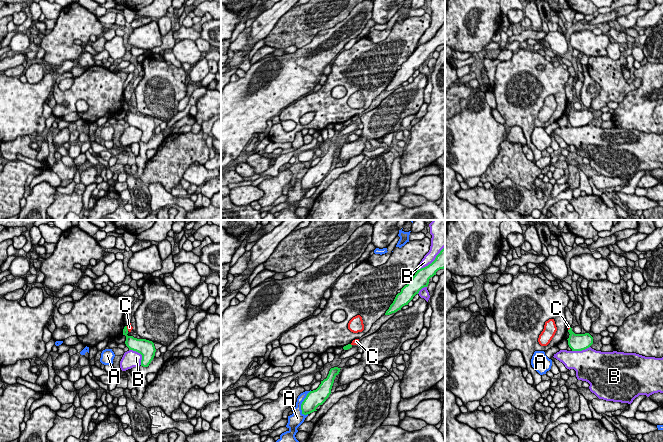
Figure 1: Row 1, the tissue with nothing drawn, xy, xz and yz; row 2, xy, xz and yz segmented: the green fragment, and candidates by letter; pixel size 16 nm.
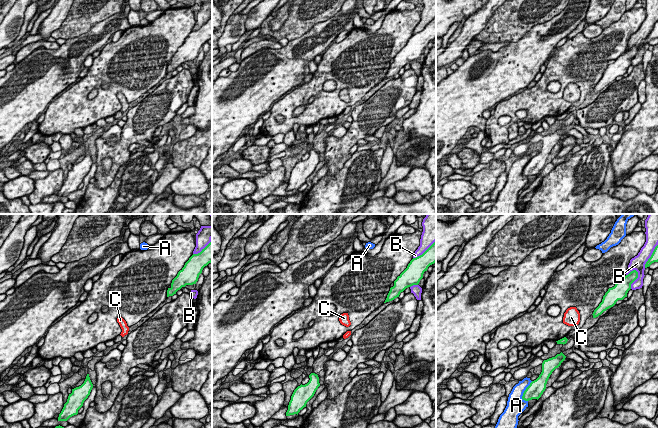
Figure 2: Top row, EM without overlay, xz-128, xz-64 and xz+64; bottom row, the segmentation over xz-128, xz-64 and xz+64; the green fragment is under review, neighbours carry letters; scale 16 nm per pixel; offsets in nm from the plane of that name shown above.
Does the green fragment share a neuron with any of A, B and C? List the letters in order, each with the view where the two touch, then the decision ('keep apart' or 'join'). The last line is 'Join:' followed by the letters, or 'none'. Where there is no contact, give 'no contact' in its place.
A: xz | keep apart
B: xy | keep apart
C: xy | keep apart
Join: none

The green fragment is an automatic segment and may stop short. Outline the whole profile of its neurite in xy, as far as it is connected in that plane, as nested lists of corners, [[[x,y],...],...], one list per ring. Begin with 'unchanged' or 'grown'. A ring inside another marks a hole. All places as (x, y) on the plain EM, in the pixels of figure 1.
unchanged | [[[127,102],[123,105],[123,111],[126,112],[125,120],[129,126],[136,127],[142,131],[141,142],[148,143],[155,132],[155,122],[152,117],[146,115],[137,115],[133,112],[128,112]]]

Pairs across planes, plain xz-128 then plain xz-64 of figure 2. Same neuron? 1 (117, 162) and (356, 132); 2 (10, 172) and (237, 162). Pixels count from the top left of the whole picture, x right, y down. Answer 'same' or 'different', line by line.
1: same
2: different

